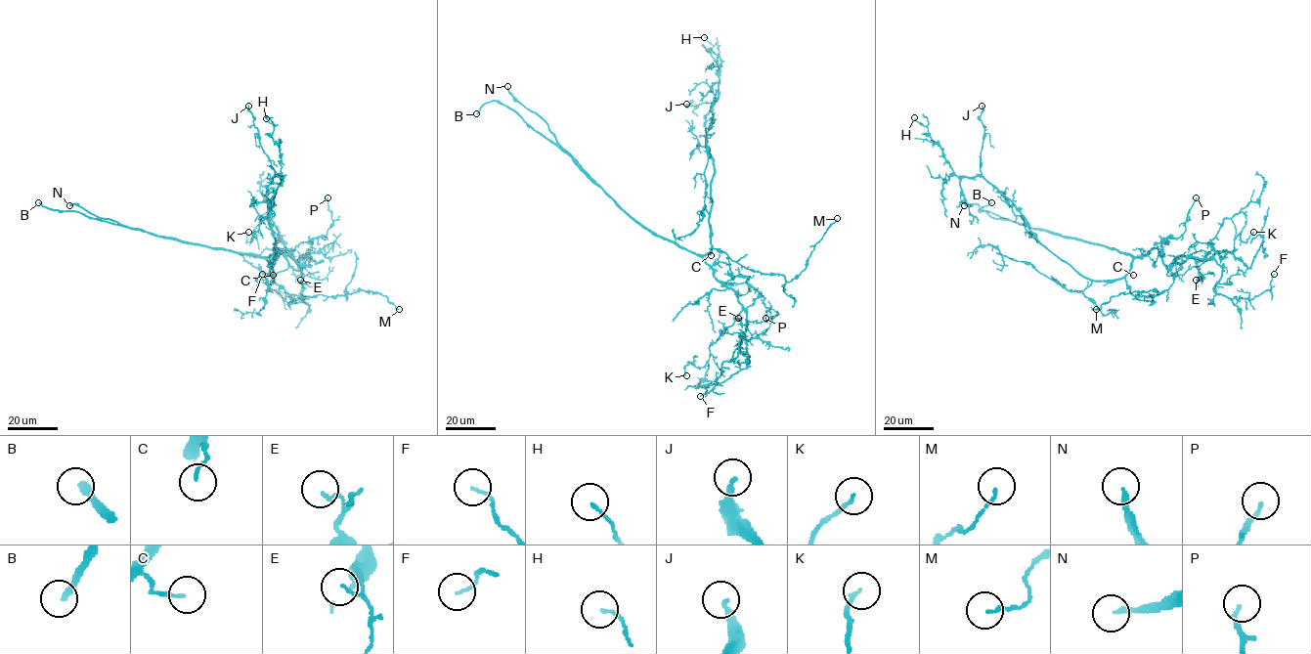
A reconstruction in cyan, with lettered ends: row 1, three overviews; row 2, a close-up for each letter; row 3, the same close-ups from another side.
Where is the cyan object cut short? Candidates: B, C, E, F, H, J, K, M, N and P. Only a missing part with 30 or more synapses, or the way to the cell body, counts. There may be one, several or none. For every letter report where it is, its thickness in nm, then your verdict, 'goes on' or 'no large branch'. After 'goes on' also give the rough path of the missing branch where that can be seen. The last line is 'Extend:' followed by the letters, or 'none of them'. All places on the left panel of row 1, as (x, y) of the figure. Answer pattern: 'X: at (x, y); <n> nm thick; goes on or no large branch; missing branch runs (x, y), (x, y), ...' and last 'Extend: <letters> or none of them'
B: at (38, 202); 280 nm thick; goes on
C: at (273, 275); 110 nm thick; no large branch
E: at (300, 280); 100 nm thick; no large branch
F: at (262, 274); 110 nm thick; no large branch
H: at (266, 118); 110 nm thick; no large branch
J: at (248, 106); 240 nm thick; no large branch
K: at (248, 232); 150 nm thick; no large branch
M: at (399, 309); 110 nm thick; no large branch
N: at (69, 205); 200 nm thick; goes on; missing branch runs (69, 205), (78, 168), (79, 141), (67, 108), (59, 97), (58, 88), (53, 87)
P: at (327, 197); 140 nm thick; no large branch
Extend: B, N

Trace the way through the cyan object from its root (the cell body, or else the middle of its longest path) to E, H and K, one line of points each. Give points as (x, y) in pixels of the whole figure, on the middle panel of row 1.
E: (710, 252), (703, 259), (712, 269), (715, 279), (736, 292), (742, 306), (736, 318), (741, 323), (738, 318)
H: (710, 252), (714, 164), (706, 147), (705, 115), (718, 98), (719, 72), (710, 53), (714, 46), (704, 37)
K: (710, 252), (704, 261), (736, 292), (742, 311), (710, 346), (706, 364), (690, 362), (686, 375)

